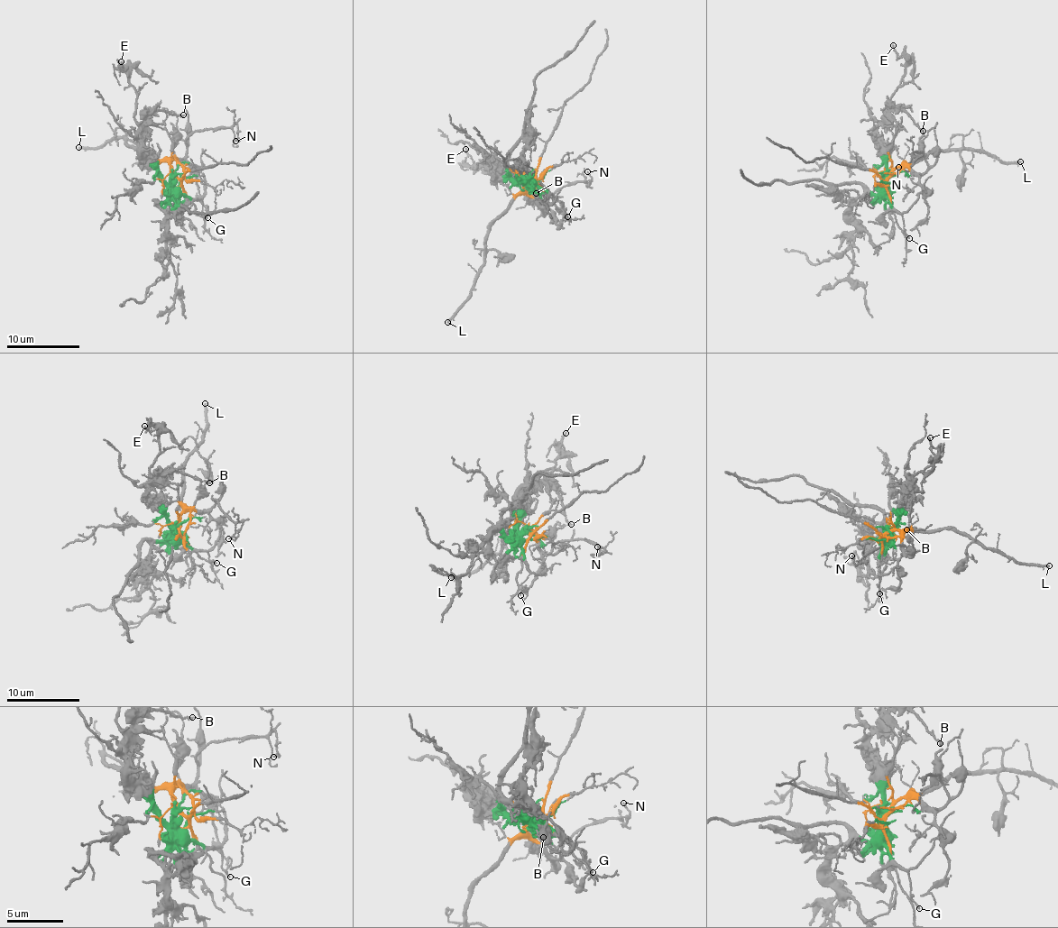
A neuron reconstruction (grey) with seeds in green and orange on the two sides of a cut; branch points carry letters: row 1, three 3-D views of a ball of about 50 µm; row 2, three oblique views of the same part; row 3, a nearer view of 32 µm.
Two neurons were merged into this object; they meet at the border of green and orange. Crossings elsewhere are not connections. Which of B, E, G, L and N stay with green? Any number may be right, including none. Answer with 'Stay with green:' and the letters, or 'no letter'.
Stay with green: B, E, G

